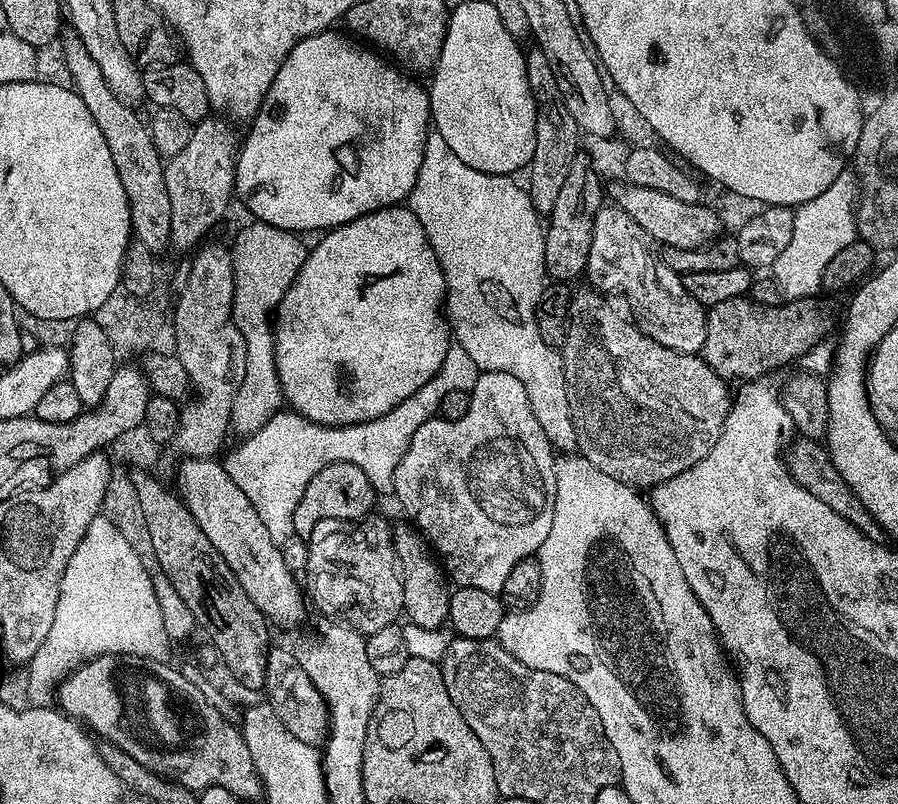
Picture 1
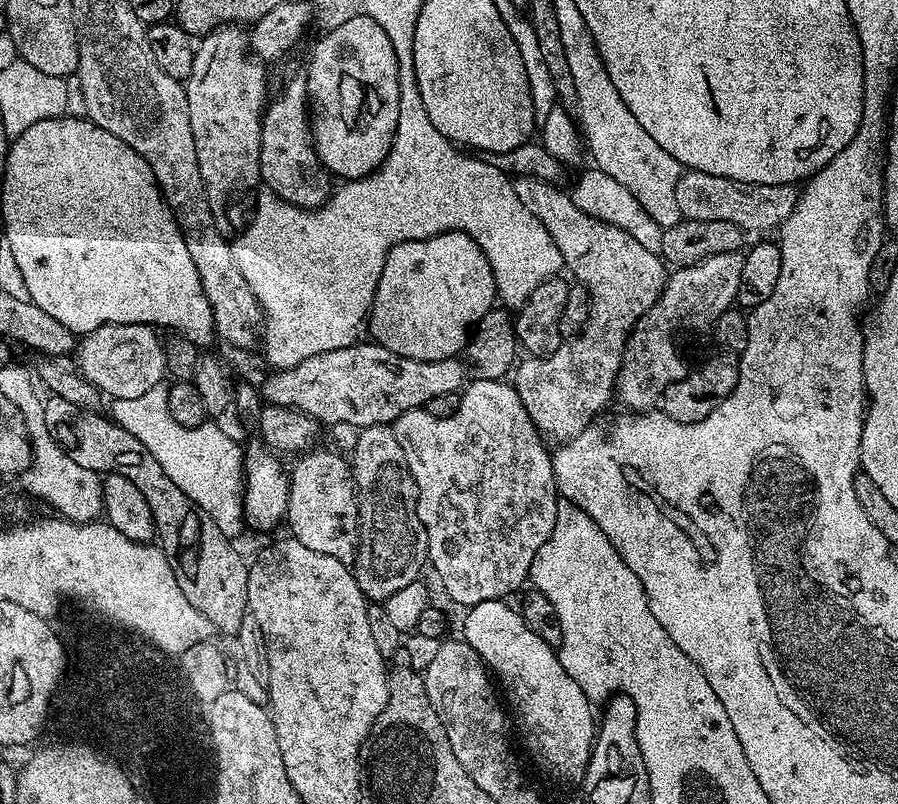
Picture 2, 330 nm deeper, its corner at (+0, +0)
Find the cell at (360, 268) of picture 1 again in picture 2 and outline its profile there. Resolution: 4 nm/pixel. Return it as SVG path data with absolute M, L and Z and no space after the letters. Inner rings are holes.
M443 232L437 236L407 240L390 250L376 287L376 297L372 299L372 311L368 314L366 328L372 331L371 339L375 343L402 358L451 360L467 349L468 338L476 323L493 308L497 300L494 274L478 242L474 242L474 238L465 232Z

